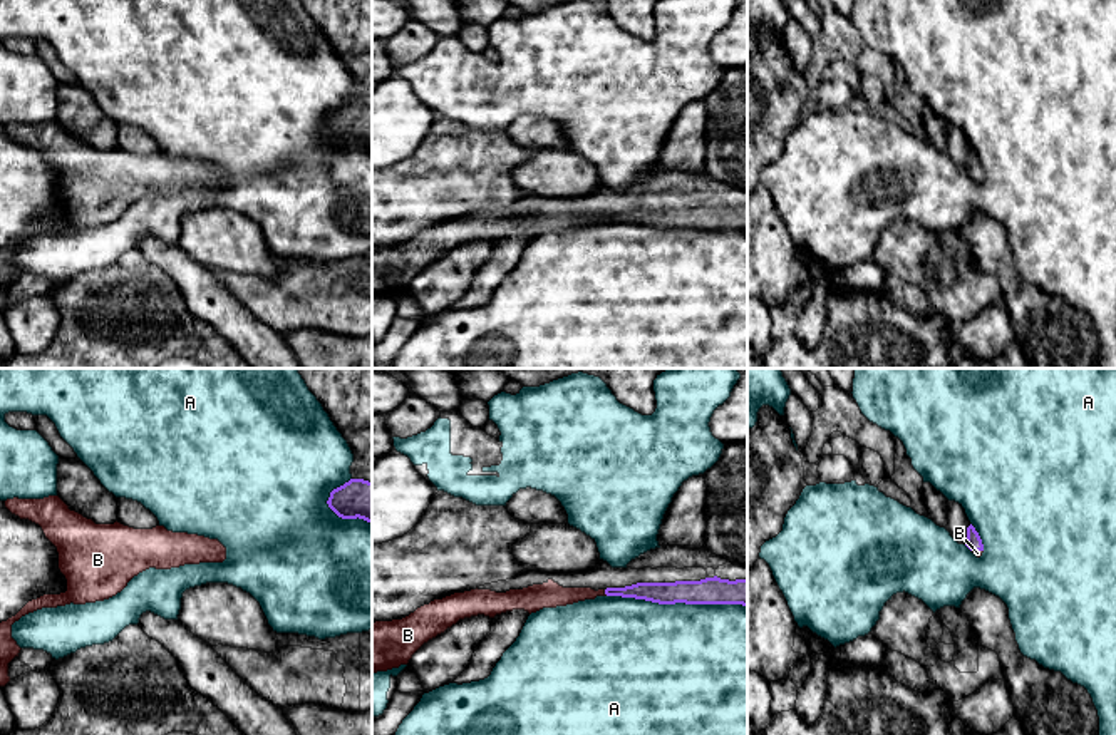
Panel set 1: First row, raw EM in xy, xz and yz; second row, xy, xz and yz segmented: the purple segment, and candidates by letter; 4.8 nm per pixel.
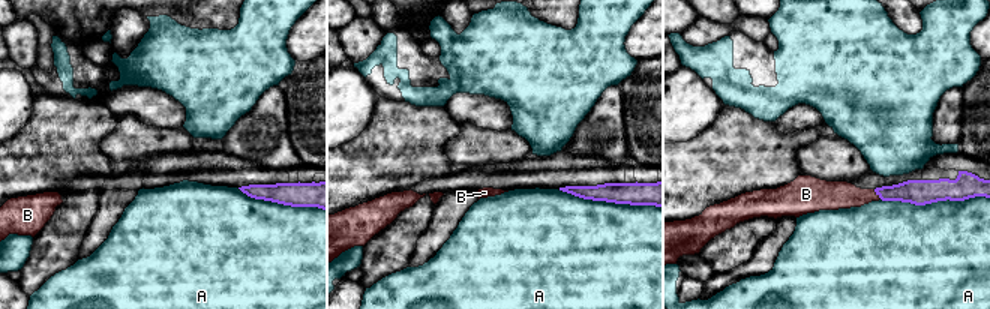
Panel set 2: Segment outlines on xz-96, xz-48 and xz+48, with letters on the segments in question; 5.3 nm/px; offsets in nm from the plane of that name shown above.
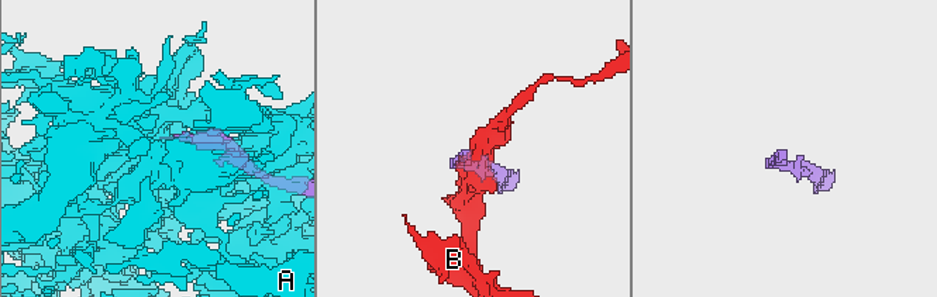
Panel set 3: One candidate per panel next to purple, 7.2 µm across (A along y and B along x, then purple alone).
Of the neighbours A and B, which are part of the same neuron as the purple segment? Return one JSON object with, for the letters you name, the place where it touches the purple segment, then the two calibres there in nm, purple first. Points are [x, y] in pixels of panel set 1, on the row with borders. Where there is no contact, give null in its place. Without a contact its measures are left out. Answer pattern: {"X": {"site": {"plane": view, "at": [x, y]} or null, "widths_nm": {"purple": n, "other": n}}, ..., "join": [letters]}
{"B": {"site": {"plane": "xz", "at": [605, 593]}, "widths_nm": {"purple": 100, "other": 120}}, "join": ["B"]}

